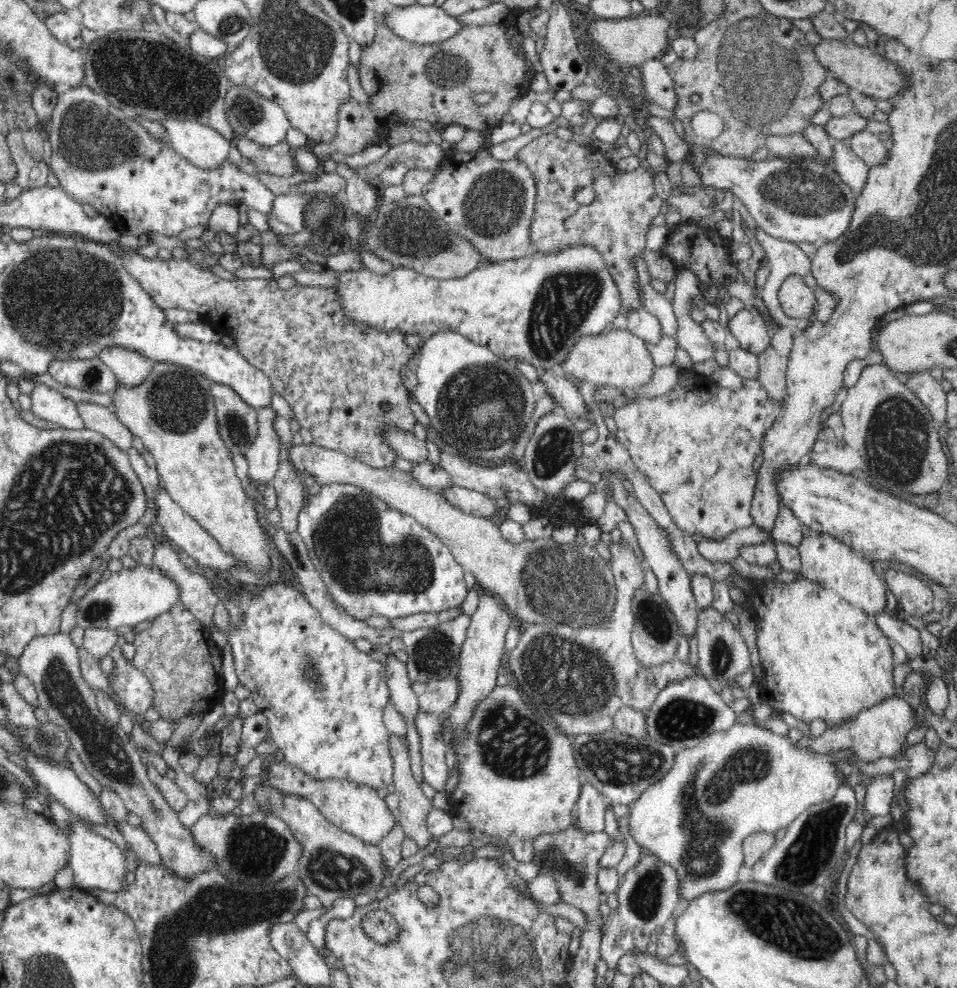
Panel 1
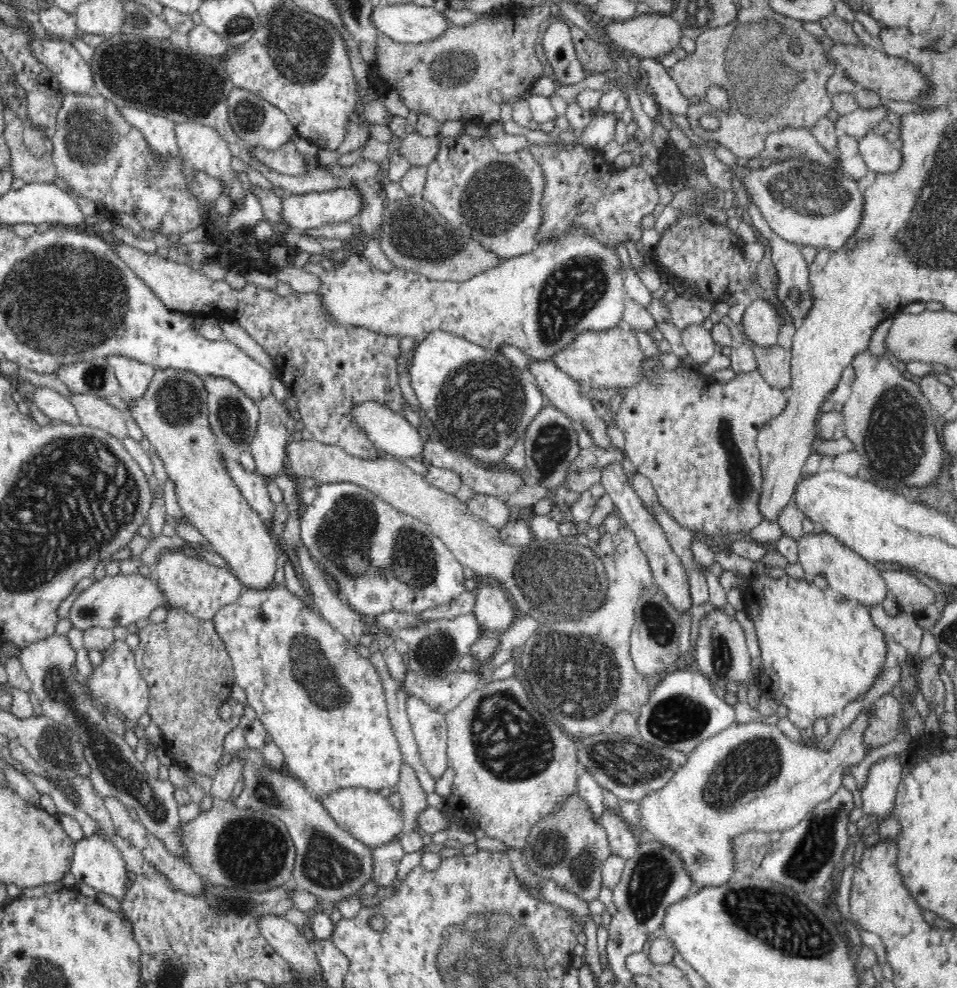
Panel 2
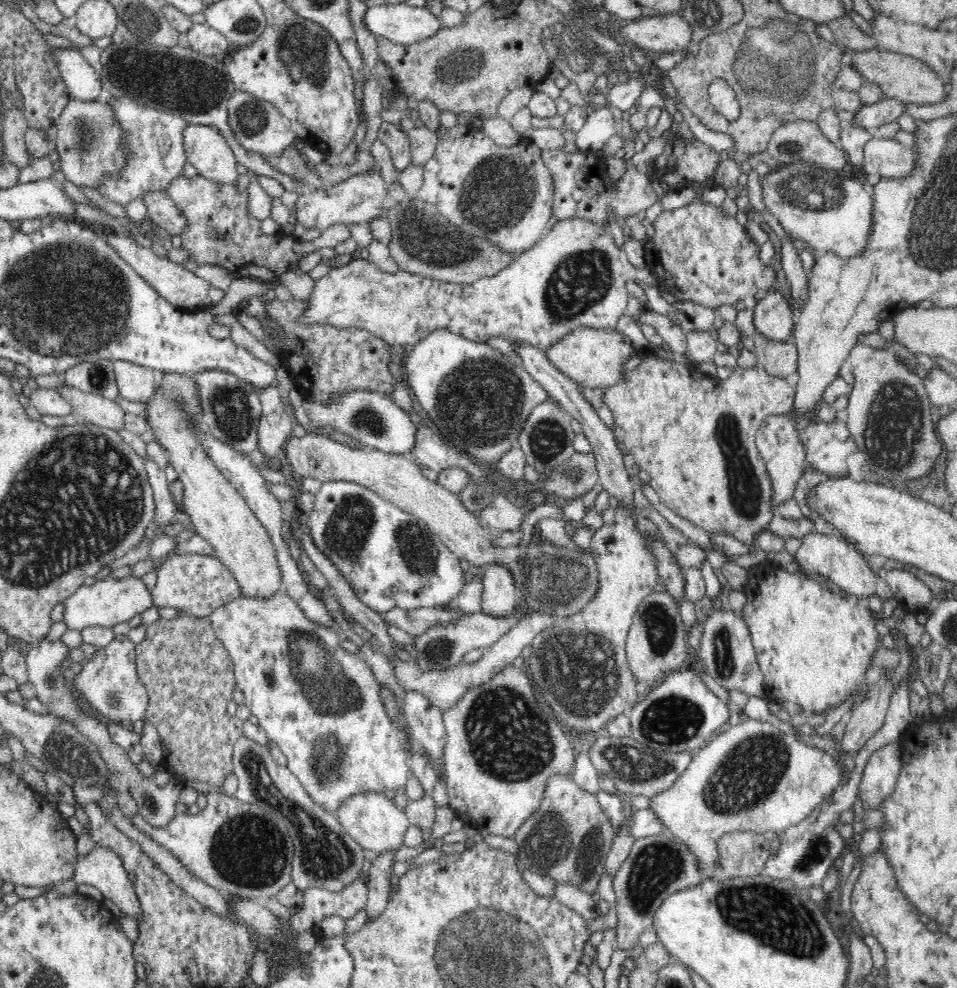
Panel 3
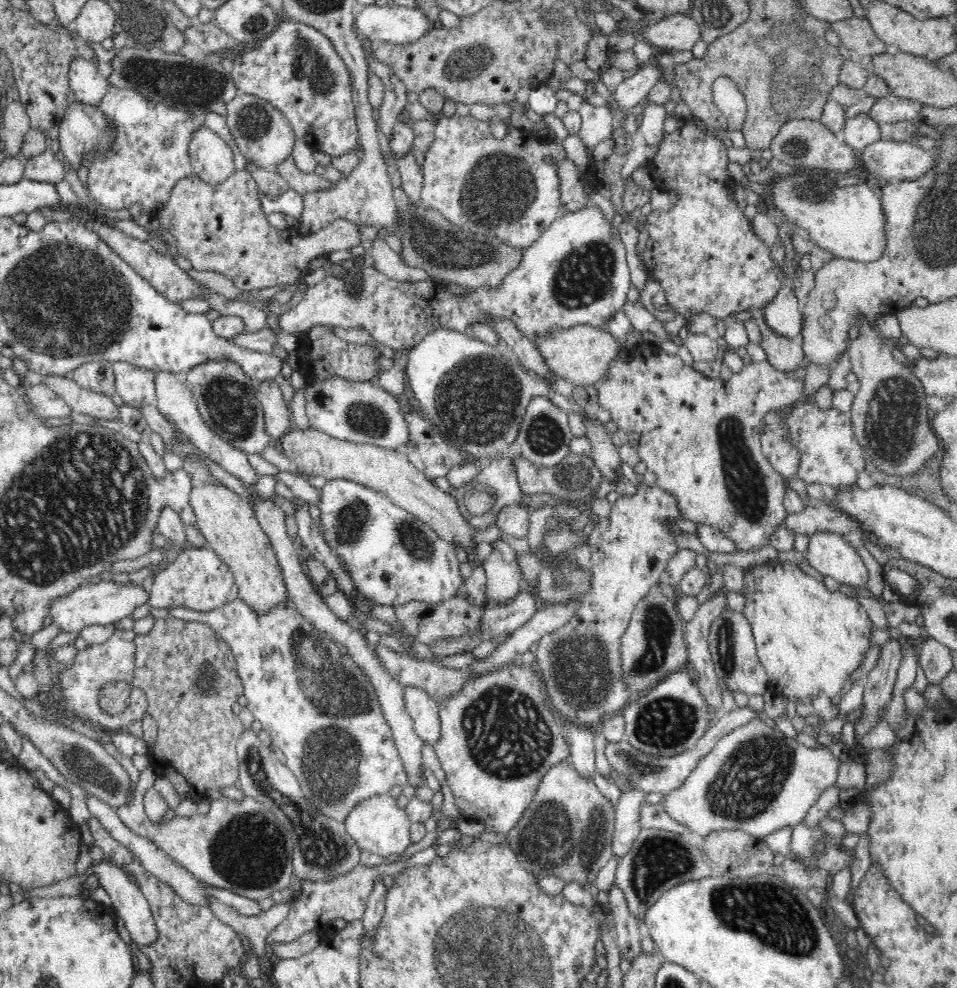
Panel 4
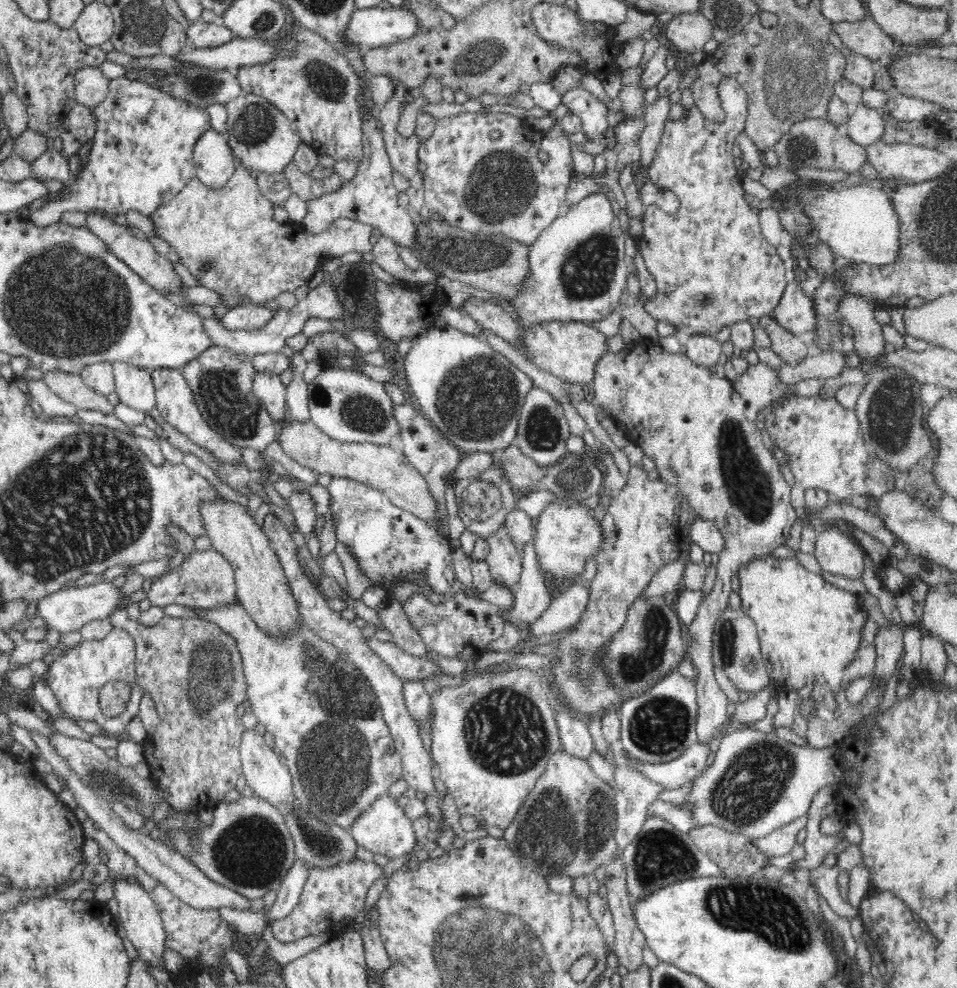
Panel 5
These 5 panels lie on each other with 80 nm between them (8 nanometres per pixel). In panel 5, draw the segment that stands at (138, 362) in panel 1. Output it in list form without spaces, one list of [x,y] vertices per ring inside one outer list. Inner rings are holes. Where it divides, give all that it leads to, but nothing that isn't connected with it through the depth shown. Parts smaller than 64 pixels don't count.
[[[120,363],[113,364],[113,375],[120,403],[144,413],[155,407],[156,389],[150,370]]]

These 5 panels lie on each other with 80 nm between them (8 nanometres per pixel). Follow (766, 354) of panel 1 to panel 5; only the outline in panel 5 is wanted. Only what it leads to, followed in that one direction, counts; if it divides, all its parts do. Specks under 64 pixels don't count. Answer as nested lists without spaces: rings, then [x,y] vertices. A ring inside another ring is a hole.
[[[766,315],[759,319],[760,326],[766,329],[768,337],[772,339],[770,348],[784,358],[784,364],[797,364],[805,355],[805,347],[792,332],[774,321],[774,316]]]

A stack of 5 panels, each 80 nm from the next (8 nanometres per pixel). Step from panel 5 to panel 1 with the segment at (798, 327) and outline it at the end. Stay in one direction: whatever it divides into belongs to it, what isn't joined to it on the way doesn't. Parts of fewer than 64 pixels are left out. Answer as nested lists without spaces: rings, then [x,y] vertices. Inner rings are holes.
[[[757,307],[752,310],[744,308],[729,318],[728,332],[734,335],[742,348],[756,355],[771,344],[768,326],[766,316]]]

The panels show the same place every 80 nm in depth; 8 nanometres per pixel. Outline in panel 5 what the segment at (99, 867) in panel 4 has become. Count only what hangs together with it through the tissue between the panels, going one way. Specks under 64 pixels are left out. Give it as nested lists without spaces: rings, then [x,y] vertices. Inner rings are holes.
[[[120,878],[114,884],[112,901],[115,900],[118,902],[120,911],[118,922],[126,929],[127,938],[138,951],[139,959],[153,967],[164,966],[166,932],[162,918],[150,895],[138,882]]]

